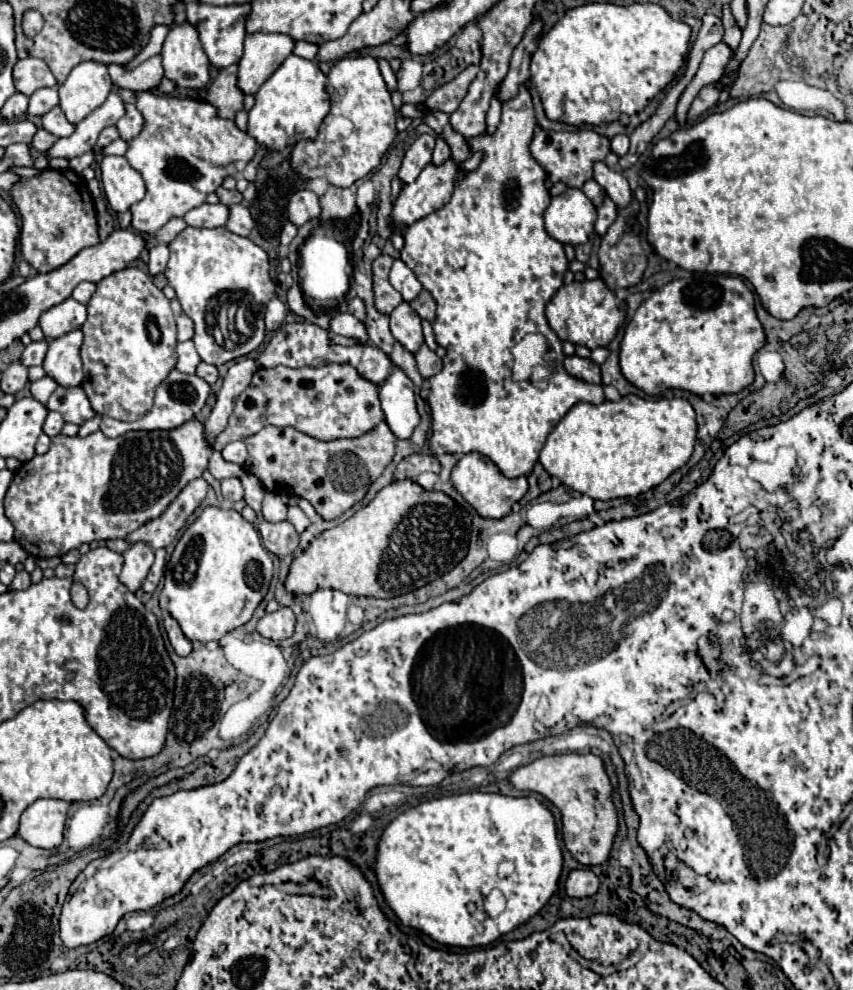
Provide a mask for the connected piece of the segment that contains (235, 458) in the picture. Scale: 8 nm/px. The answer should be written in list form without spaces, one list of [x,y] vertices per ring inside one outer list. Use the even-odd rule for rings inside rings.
[[[231,442],[225,446],[225,450],[221,452],[223,458],[227,462],[235,462],[235,464],[243,464],[245,458],[247,458],[247,448],[243,442]]]

